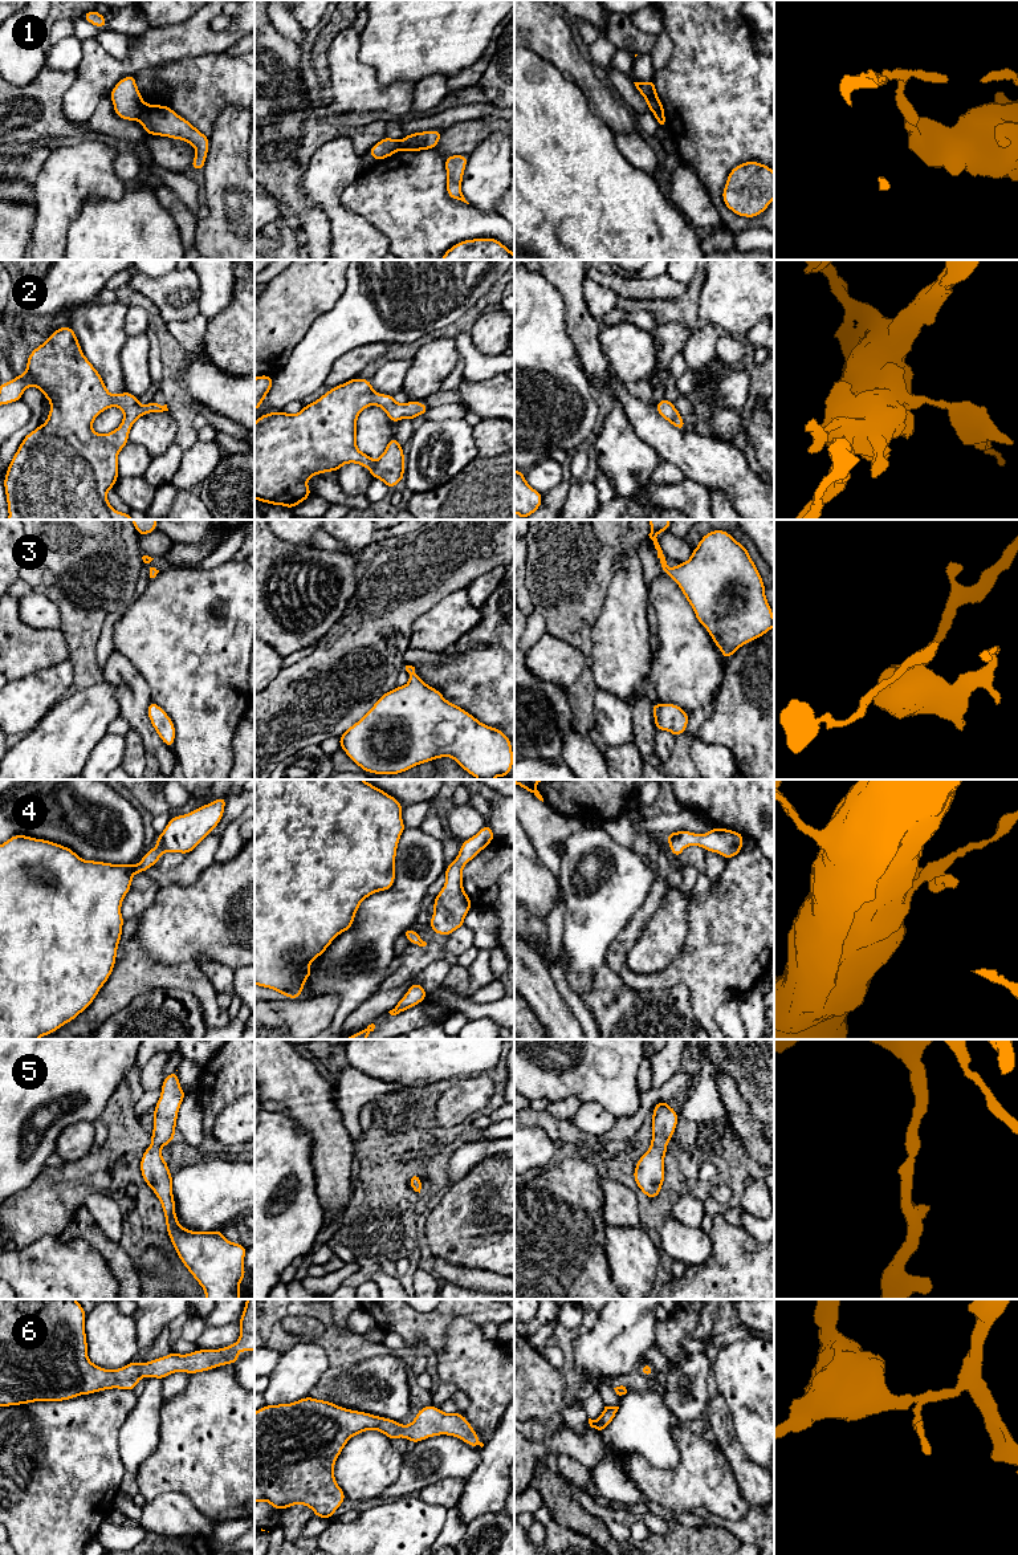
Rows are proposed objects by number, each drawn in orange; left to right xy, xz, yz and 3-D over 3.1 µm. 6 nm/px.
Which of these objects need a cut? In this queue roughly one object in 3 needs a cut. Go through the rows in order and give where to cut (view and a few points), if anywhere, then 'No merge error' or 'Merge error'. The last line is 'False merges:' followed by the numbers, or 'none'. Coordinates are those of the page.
1: Split along xy (147, 105), (137, 118). Merge error
2: No split. No merge error
3: No split. No merge error
4: No split. No merge error
5: No split. No merge error
6: No split. No merge error
False merges: 1

